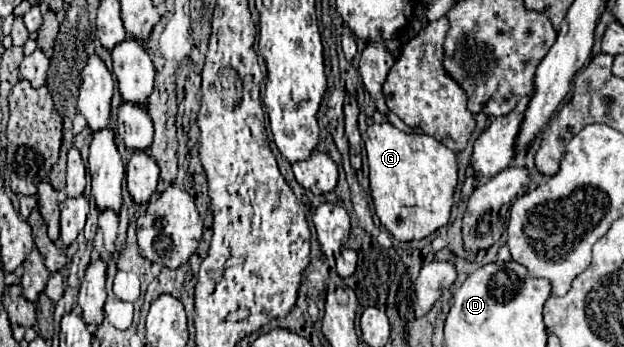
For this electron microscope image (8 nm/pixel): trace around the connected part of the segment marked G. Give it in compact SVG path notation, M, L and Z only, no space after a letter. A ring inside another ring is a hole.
M389 122L367 128L369 182L381 224L401 242L421 240L449 222L457 186L455 152L427 134L409 134Z

